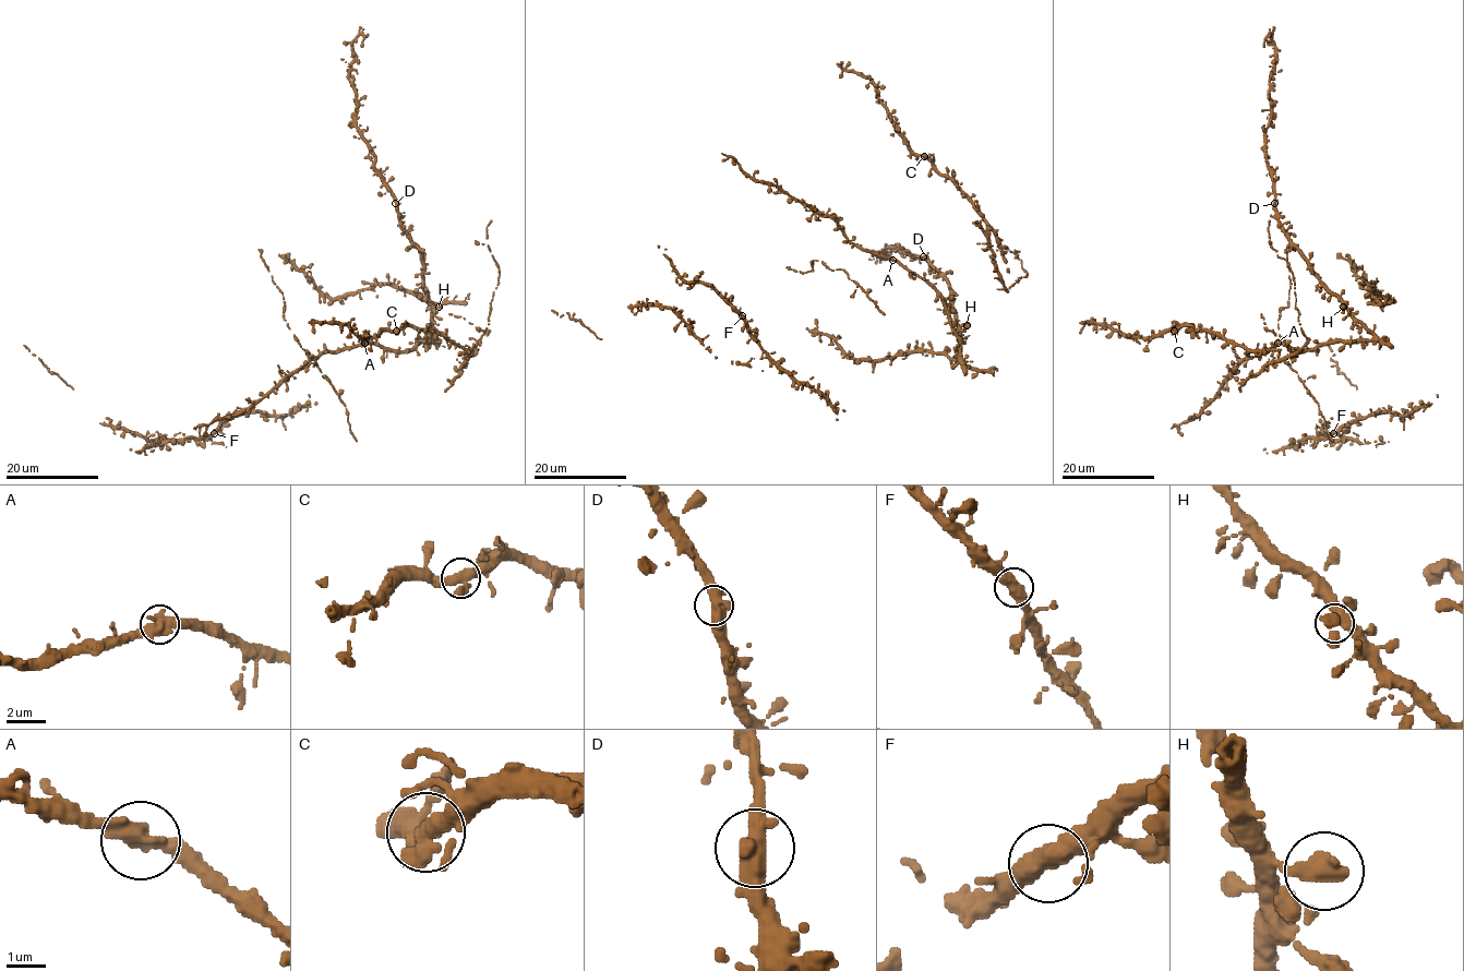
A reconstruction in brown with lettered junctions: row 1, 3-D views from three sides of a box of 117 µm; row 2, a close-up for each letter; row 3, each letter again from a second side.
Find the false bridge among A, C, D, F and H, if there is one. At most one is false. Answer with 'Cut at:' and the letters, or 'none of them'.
Cut at: none of them

